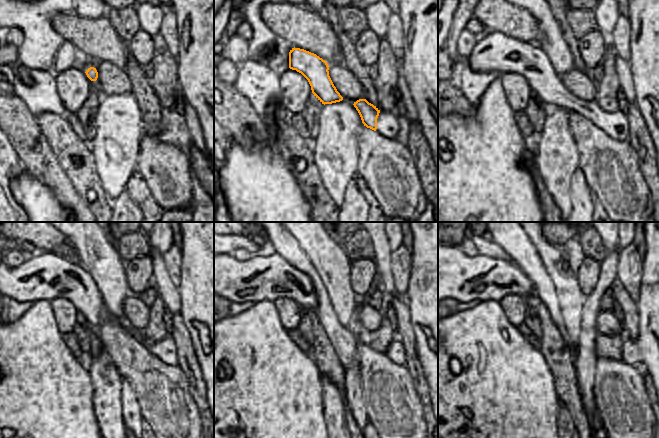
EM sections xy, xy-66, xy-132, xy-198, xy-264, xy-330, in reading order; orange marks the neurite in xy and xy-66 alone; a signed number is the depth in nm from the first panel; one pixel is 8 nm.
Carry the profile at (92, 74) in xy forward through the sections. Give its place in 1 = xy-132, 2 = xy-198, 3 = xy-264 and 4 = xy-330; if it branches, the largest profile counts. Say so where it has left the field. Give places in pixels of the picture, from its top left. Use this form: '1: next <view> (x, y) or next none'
1: next xy-132 (497, 53)
2: next xy-198 (47, 276)
3: next xy-264 (269, 277)
4: next xy-330 (458, 276)

